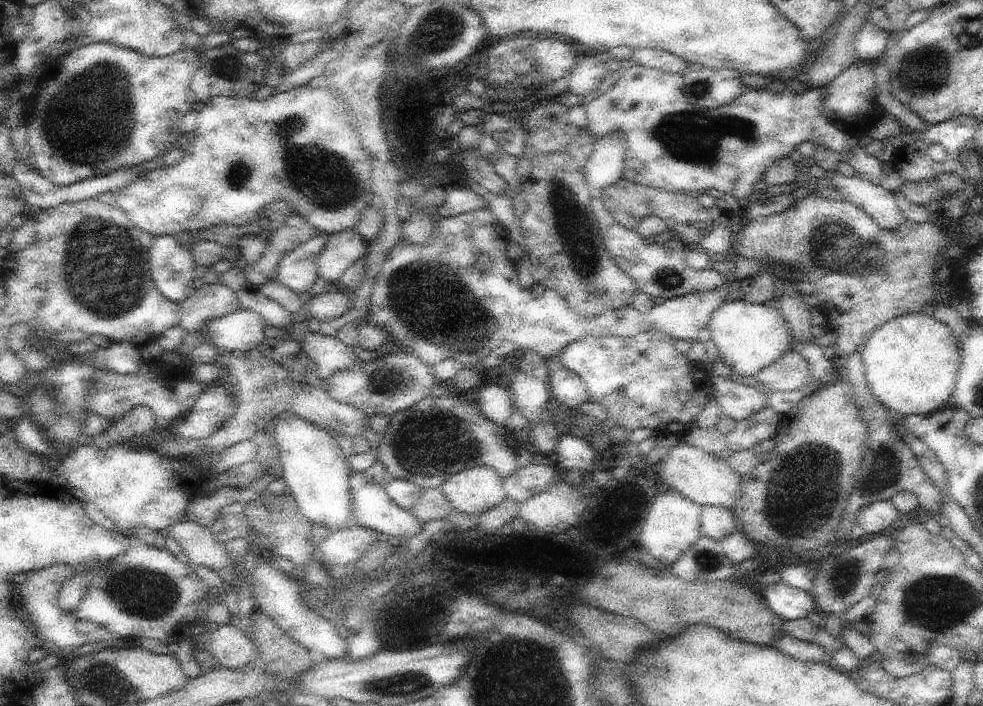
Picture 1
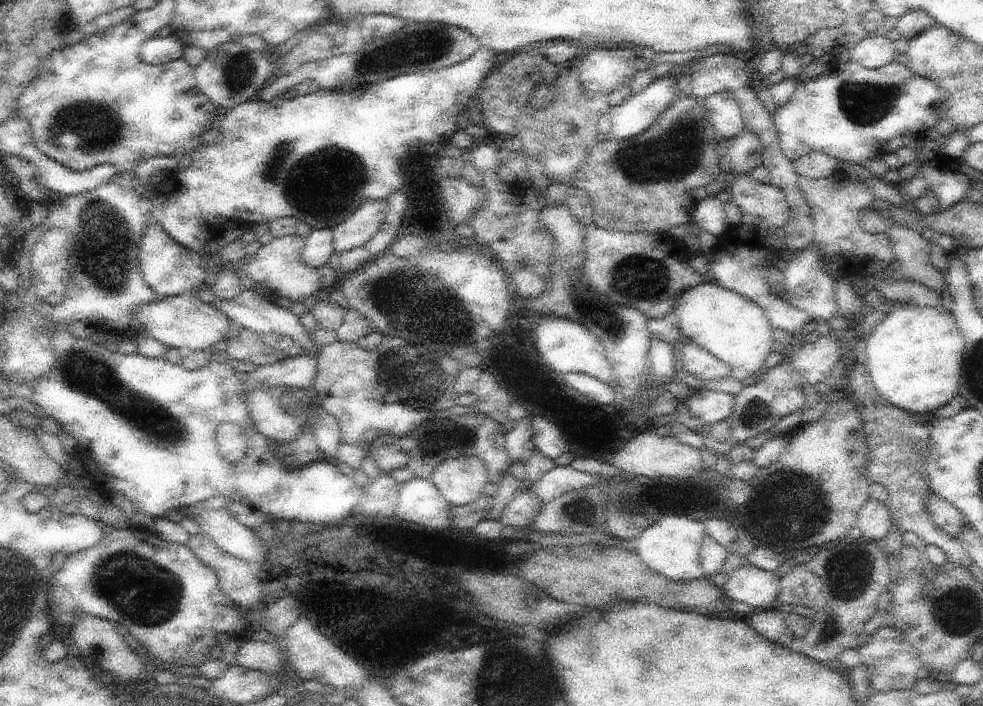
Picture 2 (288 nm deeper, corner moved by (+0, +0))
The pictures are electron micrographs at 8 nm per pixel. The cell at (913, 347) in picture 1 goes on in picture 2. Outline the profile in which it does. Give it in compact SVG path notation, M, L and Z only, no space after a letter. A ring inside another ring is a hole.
M913 302L889 312L863 344L865 370L875 392L887 404L909 414L935 414L959 388L963 364L963 336L943 306L919 308Z

